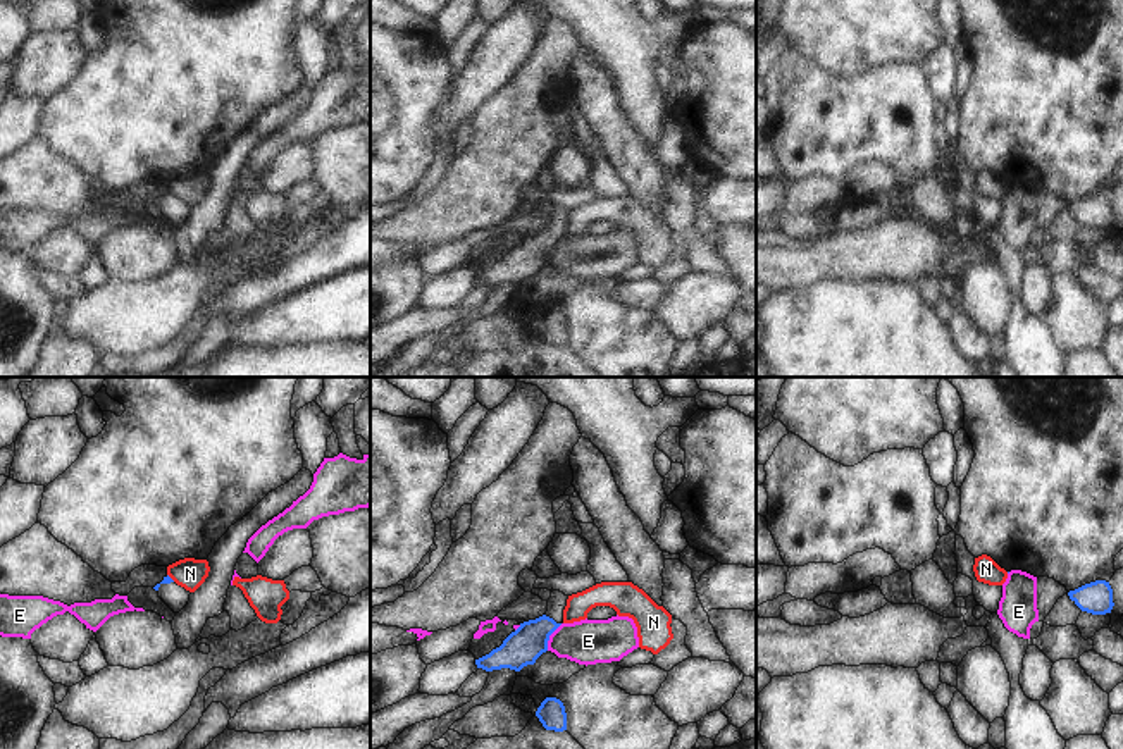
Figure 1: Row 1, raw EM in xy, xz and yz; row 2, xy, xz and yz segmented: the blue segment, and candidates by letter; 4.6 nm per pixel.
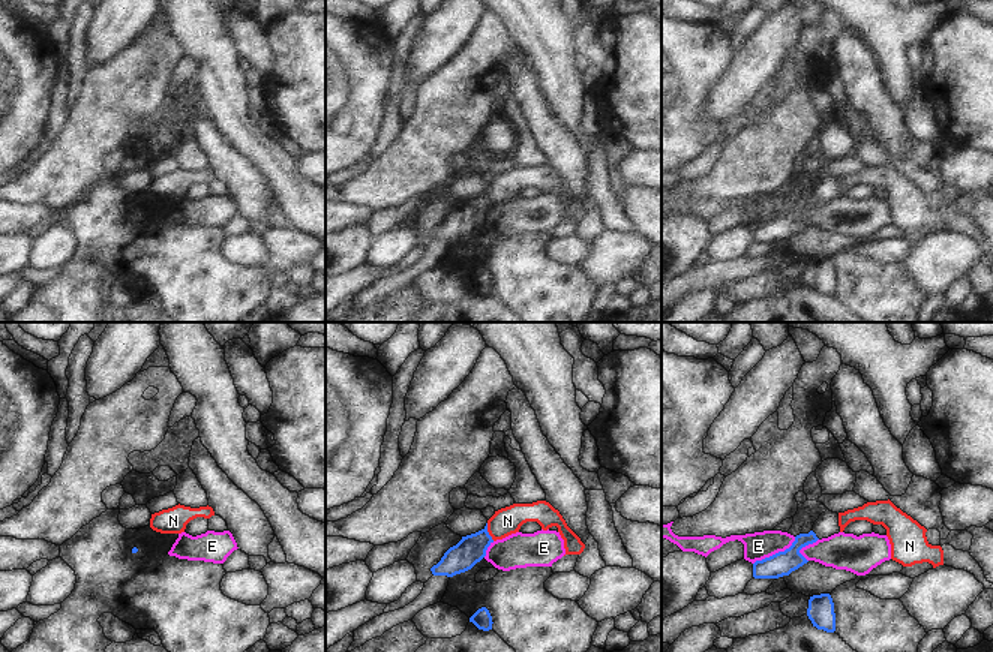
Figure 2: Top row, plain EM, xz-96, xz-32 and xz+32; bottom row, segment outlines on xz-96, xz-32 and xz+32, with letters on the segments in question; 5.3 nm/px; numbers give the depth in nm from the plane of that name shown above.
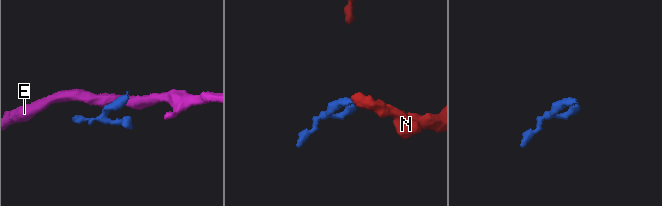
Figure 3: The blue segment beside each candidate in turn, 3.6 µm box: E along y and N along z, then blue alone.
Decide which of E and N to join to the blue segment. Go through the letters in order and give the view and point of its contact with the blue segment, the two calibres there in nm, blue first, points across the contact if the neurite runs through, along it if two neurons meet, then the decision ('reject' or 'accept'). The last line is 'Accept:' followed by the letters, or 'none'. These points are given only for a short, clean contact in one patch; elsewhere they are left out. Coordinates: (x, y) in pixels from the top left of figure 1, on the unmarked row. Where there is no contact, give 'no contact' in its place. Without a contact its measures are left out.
E: meets blue in xz at (548, 252); 170 nm thick on the blue side, 200 nm on the other; reject
N: meets blue in xy at (169, 191); 40 nm thick on the blue side, 140 nm on the other; border along xy (167, 188), (174, 195); reject
Accept: none

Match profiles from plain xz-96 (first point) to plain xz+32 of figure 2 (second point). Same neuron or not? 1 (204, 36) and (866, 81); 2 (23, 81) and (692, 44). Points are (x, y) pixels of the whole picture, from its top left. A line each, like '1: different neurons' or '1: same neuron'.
1: different neurons
2: same neuron

